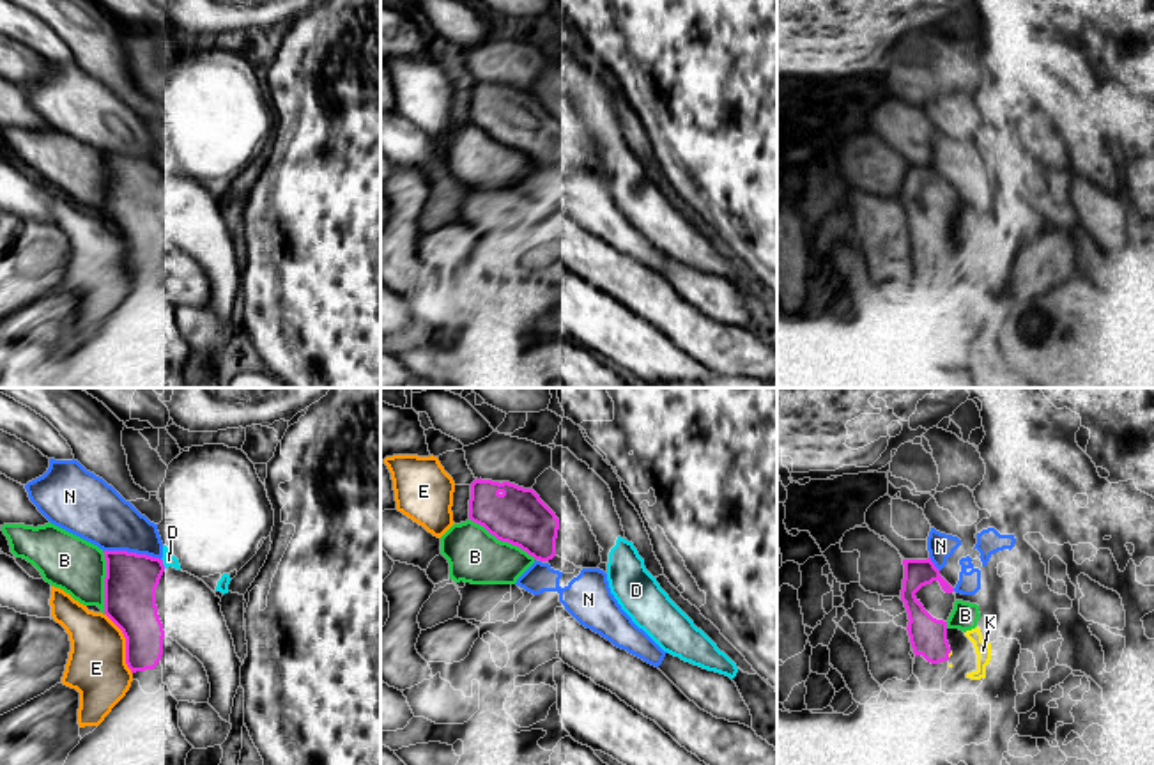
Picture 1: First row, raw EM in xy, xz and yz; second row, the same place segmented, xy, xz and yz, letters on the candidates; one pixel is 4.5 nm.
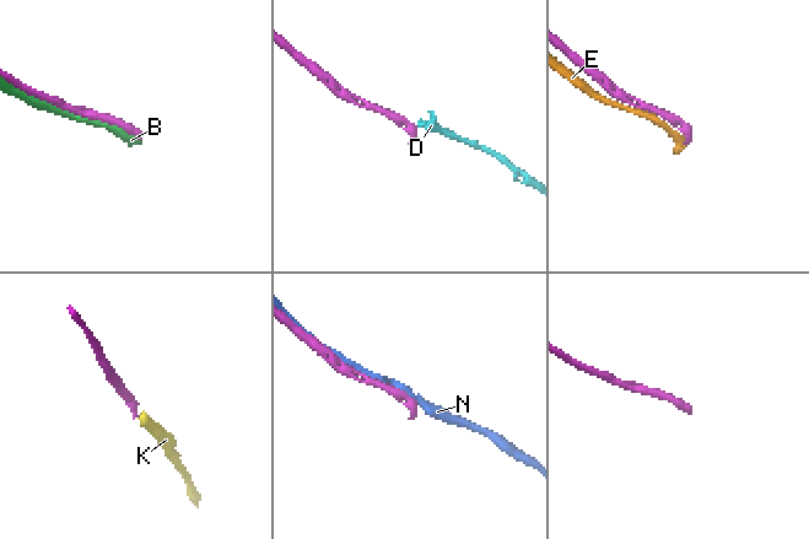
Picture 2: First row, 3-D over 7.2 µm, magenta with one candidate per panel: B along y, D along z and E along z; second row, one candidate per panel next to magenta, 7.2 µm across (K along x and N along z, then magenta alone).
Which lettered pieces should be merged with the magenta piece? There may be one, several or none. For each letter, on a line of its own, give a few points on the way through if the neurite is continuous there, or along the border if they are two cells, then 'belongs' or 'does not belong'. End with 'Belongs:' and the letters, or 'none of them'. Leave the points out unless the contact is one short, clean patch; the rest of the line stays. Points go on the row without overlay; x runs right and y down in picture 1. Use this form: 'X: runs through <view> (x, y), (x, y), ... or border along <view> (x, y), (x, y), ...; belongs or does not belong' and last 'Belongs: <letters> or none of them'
B: does not belong
D: does not belong
E: does not belong
K: belongs
N: does not belong
Belongs: K

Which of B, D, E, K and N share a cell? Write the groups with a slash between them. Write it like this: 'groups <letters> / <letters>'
groups B / D / E / K / N

